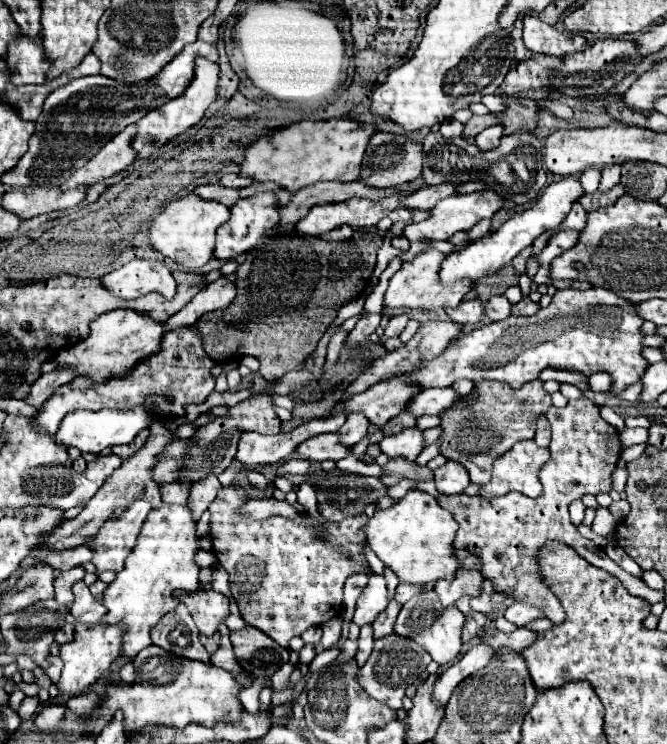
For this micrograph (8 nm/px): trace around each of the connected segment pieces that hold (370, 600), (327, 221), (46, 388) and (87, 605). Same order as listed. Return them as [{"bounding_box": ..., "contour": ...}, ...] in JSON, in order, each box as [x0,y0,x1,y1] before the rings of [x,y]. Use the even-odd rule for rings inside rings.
[{"bounding_box":[353,572,387,628],"contour":[[[371,572],[369,574],[369,584],[363,590],[363,594],[357,600],[357,608],[355,608],[355,616],[353,622],[361,628],[365,624],[371,624],[377,614],[381,614],[387,608],[387,586],[385,586],[385,578]]]},{"bounding_box":[297,194,407,236],"contour":[[[393,194],[381,200],[363,200],[353,198],[349,202],[341,204],[327,204],[327,206],[313,206],[305,220],[297,224],[297,230],[309,236],[325,234],[341,224],[347,224],[355,230],[359,228],[371,228],[381,218],[385,218],[391,210],[397,210],[403,206],[403,198],[407,194]]]},{"bounding_box":[25,370,73,412],"contour":[[[57,370],[57,372],[49,372],[43,374],[29,390],[25,402],[31,404],[33,408],[37,408],[37,412],[43,410],[43,402],[55,392],[55,388],[67,384],[69,380],[73,380],[73,372],[71,370]]]},{"bounding_box":[71,582,107,626],"contour":[[[77,582],[77,586],[73,586],[73,594],[75,594],[75,602],[71,606],[71,614],[75,616],[75,620],[87,626],[99,624],[101,618],[107,614],[107,610],[105,606],[101,606],[101,602],[97,602],[91,596],[85,582]]]}]

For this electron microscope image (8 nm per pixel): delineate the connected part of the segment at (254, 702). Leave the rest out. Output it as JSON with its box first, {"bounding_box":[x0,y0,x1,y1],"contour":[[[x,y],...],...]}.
{"bounding_box":[239,684,259,712],"contour":[[[253,684],[251,688],[245,688],[239,692],[239,702],[247,712],[257,712],[259,710],[259,684]]]}

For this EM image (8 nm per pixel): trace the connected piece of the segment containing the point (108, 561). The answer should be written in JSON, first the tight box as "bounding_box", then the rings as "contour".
{"bounding_box":[85,500,149,574],"contour":[[[137,500],[121,516],[107,518],[101,530],[93,538],[85,540],[85,546],[93,550],[93,564],[97,574],[103,570],[123,570],[123,562],[131,554],[149,510],[149,502]]]}

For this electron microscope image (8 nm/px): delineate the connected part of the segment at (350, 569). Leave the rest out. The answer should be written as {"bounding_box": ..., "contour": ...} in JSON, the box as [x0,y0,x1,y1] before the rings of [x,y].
{"bounding_box":[208,488,368,646],"contour":[[[221,488],[217,500],[212,502],[208,511],[211,514],[211,534],[219,534],[223,540],[215,540],[215,554],[219,564],[229,572],[231,586],[241,584],[241,618],[265,632],[279,646],[287,646],[293,636],[301,636],[307,628],[321,626],[329,622],[333,616],[341,614],[341,598],[343,584],[351,574],[363,574],[367,570],[367,560],[363,554],[365,534],[361,526],[368,522],[367,514],[359,514],[357,518],[345,518],[343,522],[327,522],[322,524],[311,516],[301,518],[283,518],[273,516],[263,522],[253,522],[238,513],[238,507],[247,502],[249,488]]]}

